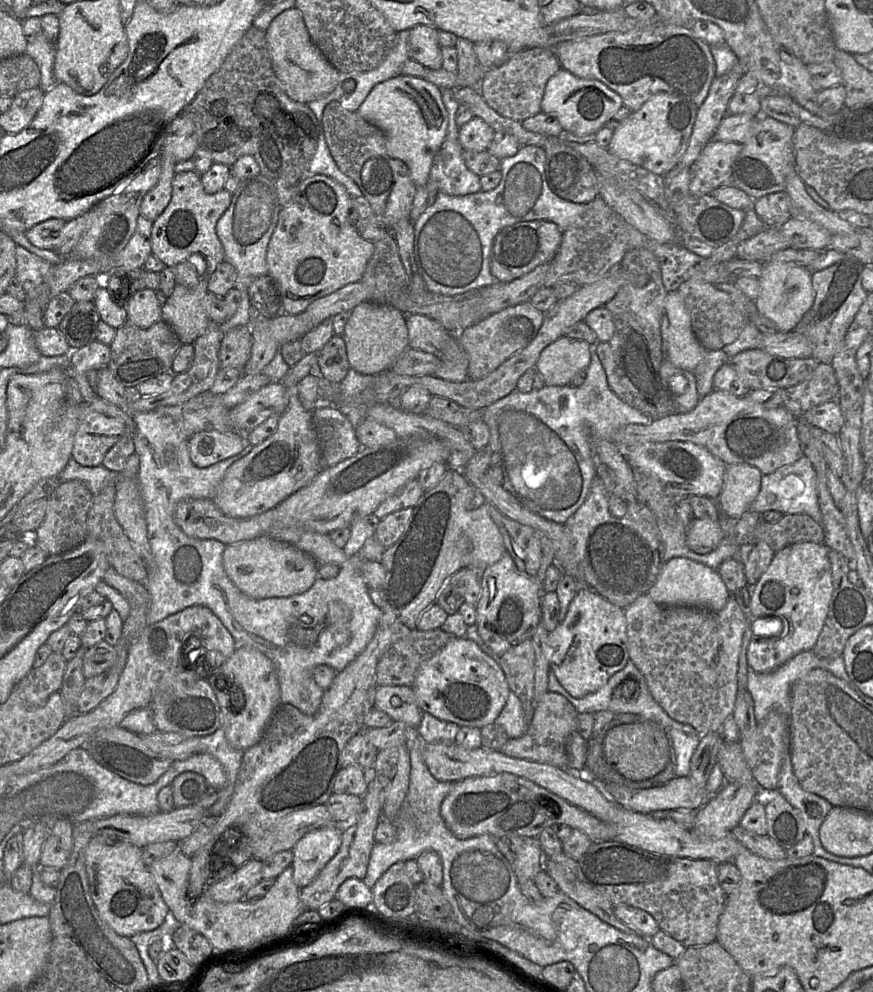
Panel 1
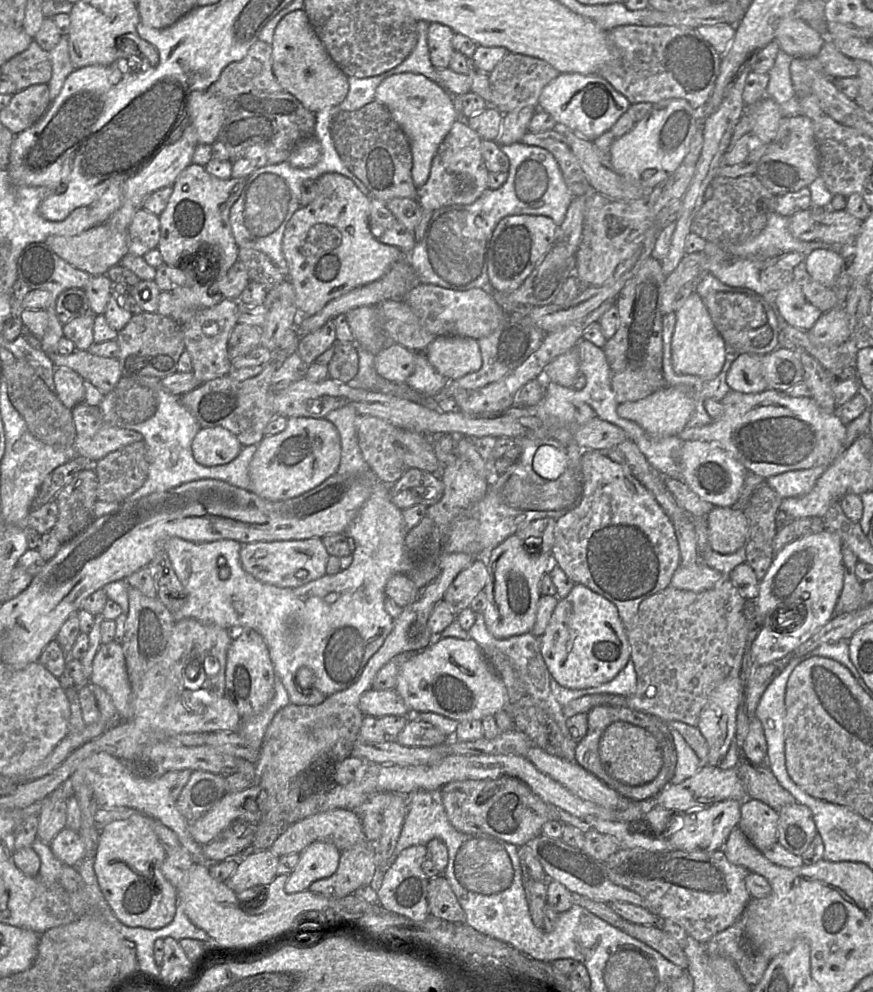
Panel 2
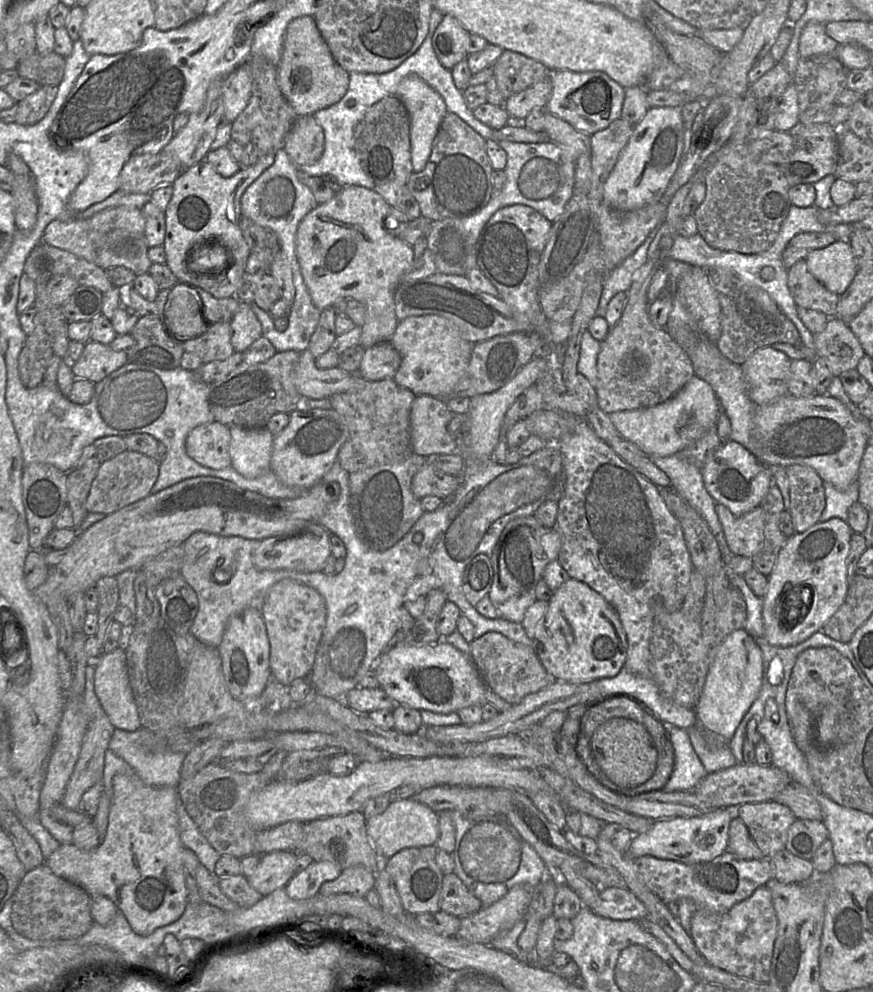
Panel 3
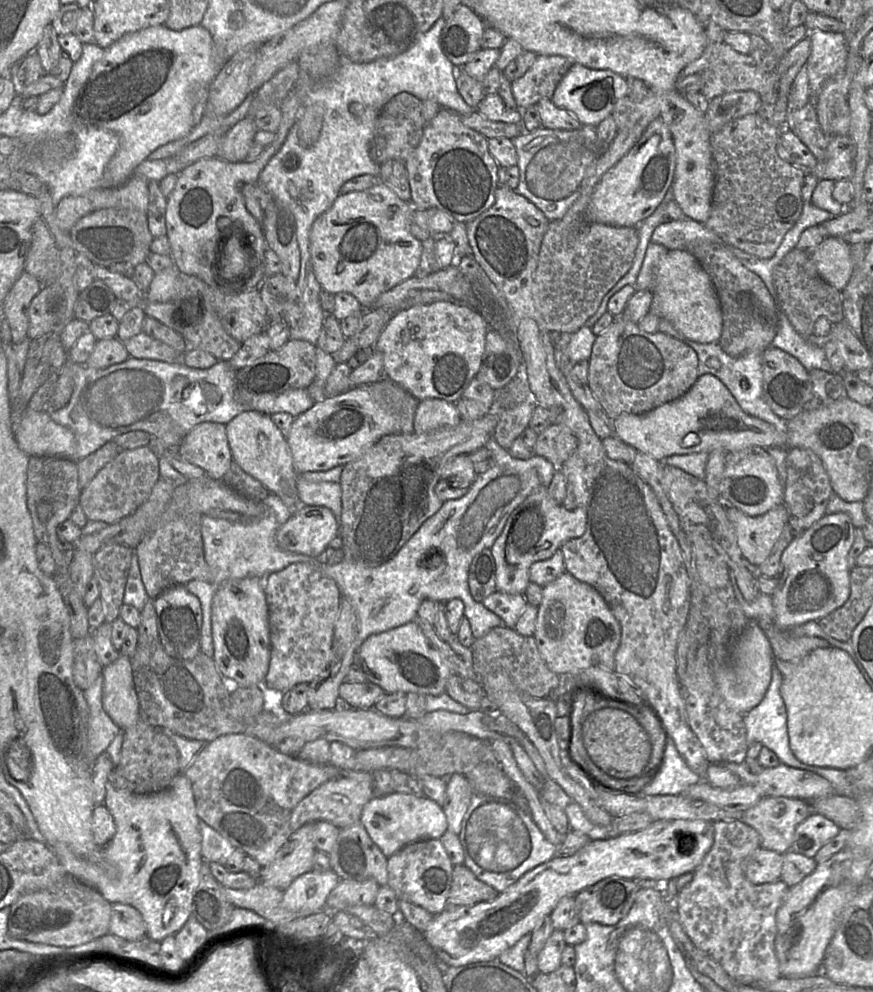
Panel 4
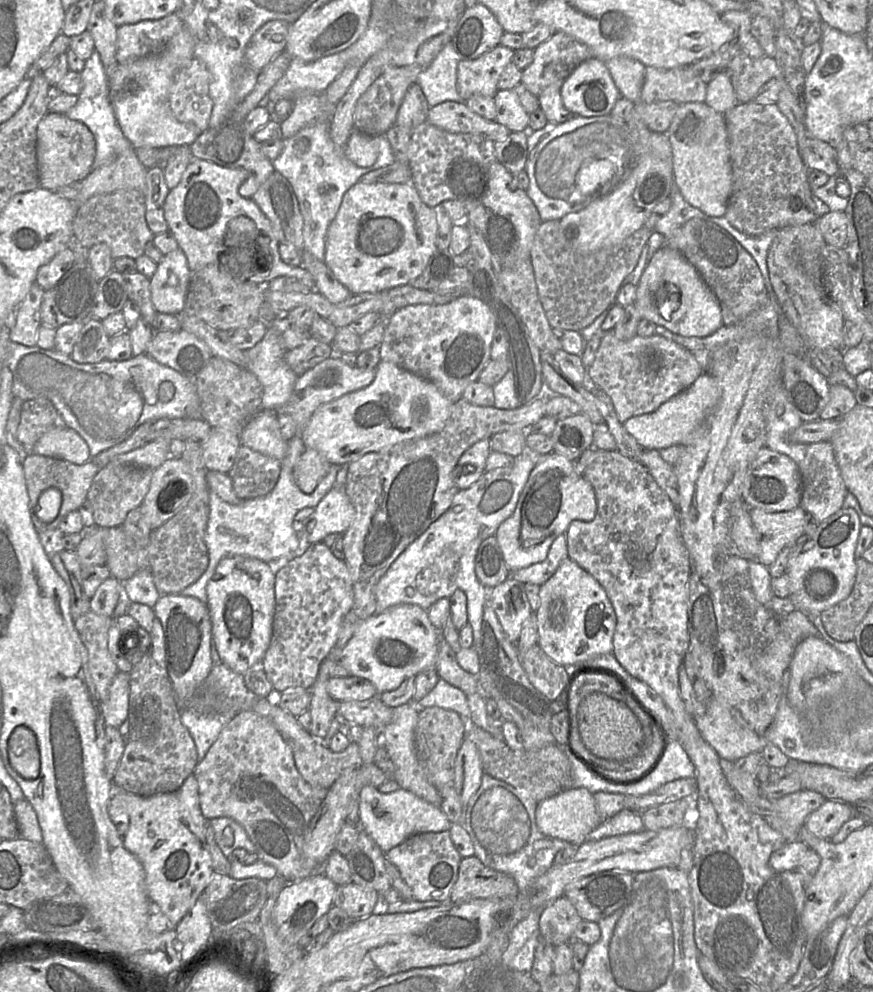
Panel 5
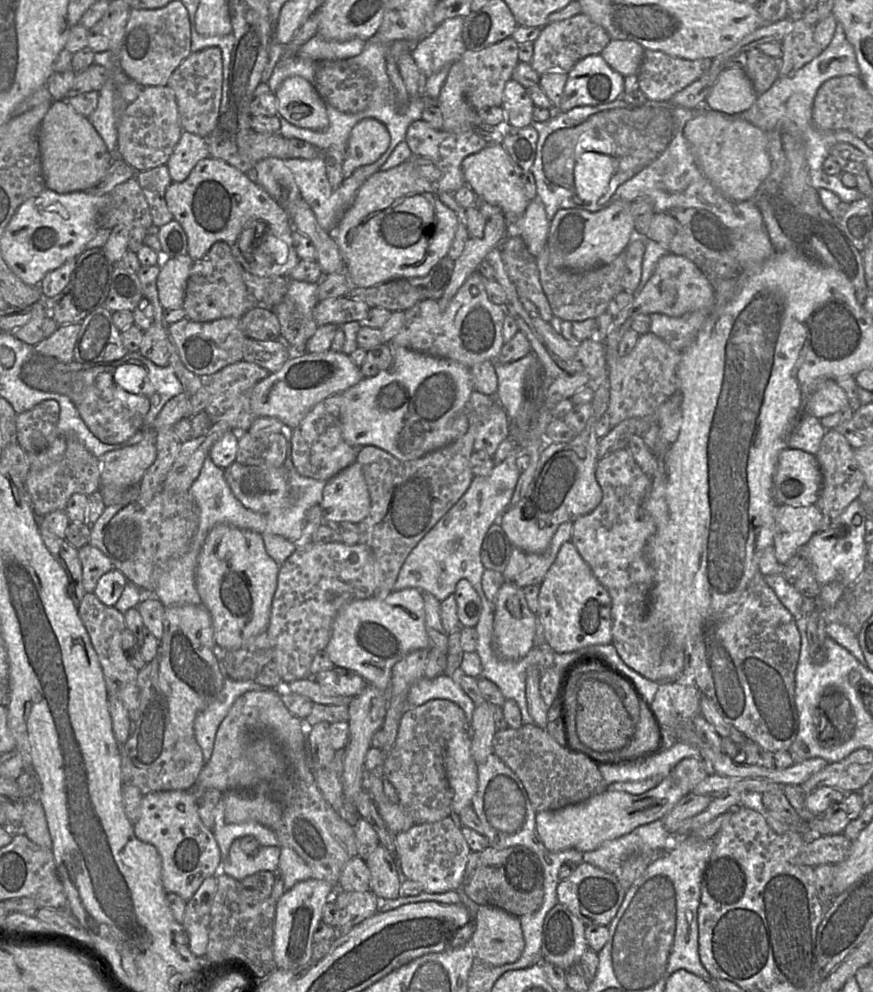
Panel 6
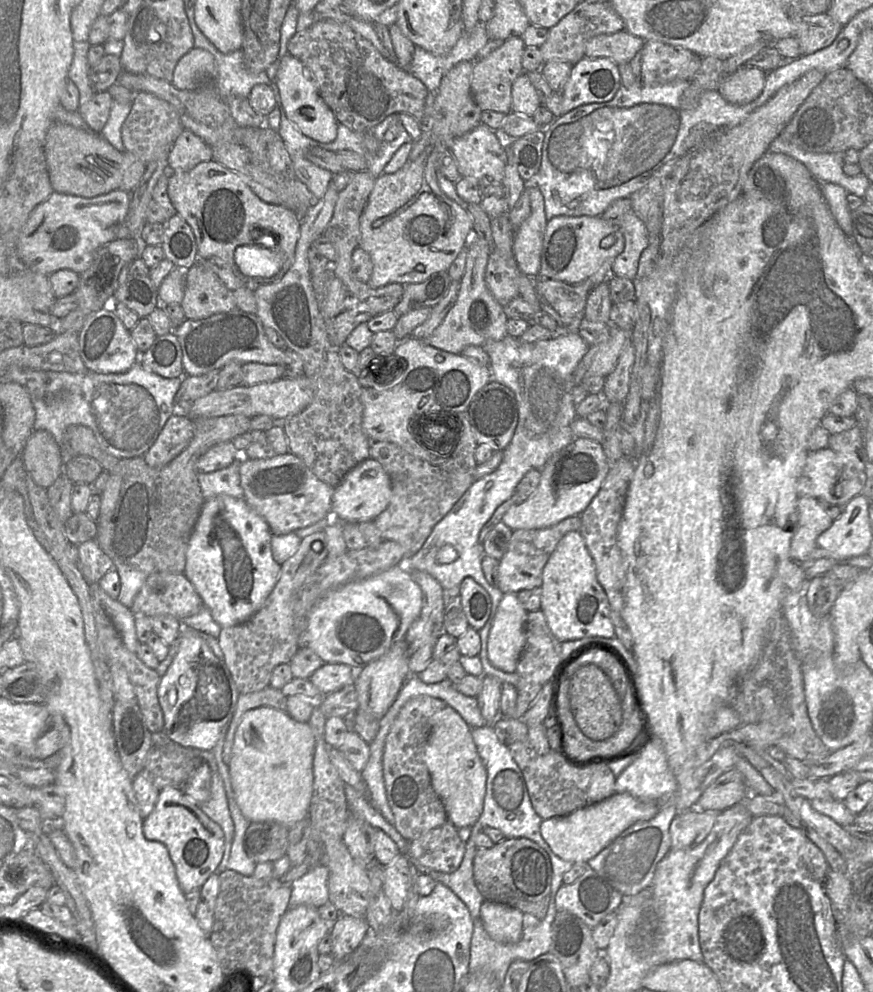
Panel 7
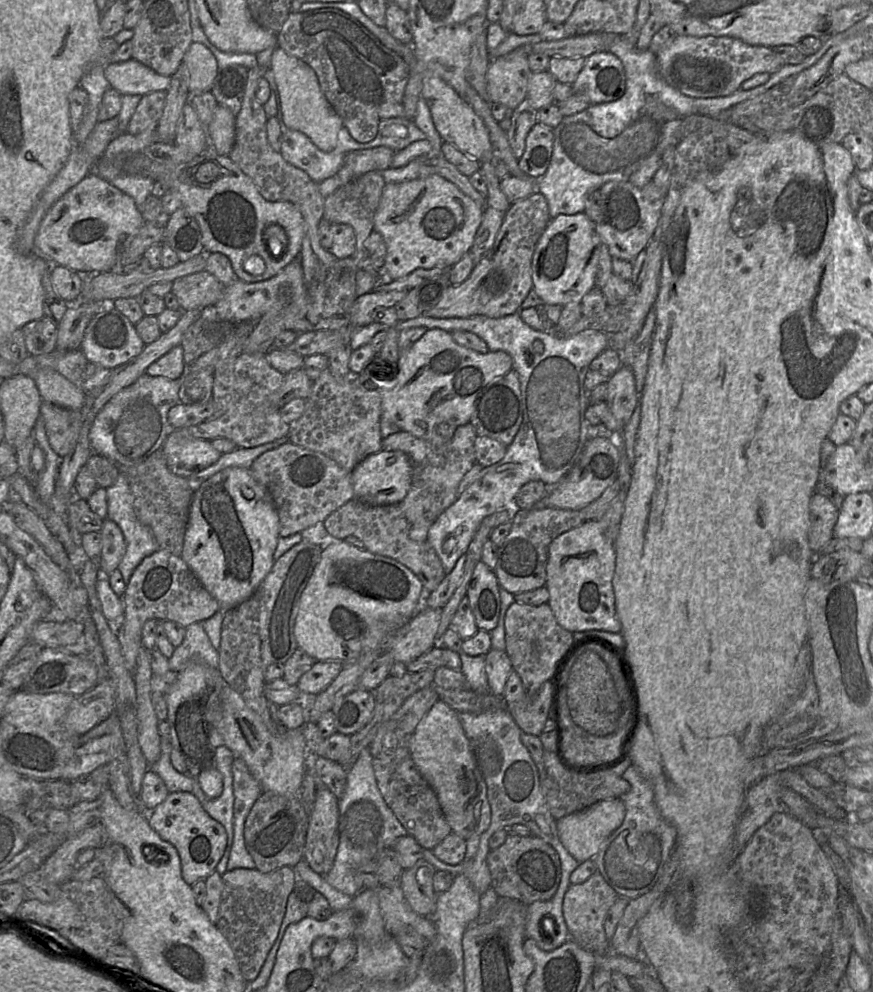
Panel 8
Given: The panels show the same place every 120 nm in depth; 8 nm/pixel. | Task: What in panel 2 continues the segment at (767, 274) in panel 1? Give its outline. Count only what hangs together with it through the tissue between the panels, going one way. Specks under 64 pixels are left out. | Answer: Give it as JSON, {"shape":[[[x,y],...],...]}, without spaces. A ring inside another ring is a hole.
{"shape":[[[793,279],[776,292],[775,303],[785,321],[800,330],[810,330],[822,315],[805,298],[801,287]]]}

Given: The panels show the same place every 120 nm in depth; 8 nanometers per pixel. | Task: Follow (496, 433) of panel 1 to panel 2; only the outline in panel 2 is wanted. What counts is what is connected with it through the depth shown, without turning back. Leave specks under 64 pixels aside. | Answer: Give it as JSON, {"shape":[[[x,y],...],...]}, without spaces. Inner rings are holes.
{"shape":[[[585,339],[576,344],[576,349],[580,359],[579,374],[586,377],[585,386],[573,389],[549,382],[543,398],[534,405],[538,415],[548,426],[548,433],[543,436],[515,438],[520,447],[519,456],[502,474],[489,475],[485,495],[455,518],[443,544],[444,553],[484,557],[529,522],[544,517],[558,519],[579,504],[584,486],[581,468],[584,449],[577,444],[569,429],[570,423],[574,421],[575,404],[578,402],[591,406],[597,417],[621,427],[661,475],[683,482],[681,449],[685,441],[678,436],[652,436],[637,423],[620,417],[616,411],[619,403],[611,385],[612,371],[603,349]]]}

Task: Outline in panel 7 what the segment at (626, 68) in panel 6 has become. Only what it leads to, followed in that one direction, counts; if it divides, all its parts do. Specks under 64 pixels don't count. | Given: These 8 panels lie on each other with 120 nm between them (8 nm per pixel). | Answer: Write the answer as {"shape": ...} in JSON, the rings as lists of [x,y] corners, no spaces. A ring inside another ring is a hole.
{"shape":[[[622,30],[613,34],[601,34],[591,38],[585,47],[585,57],[606,57],[617,65],[630,63],[645,41]]]}

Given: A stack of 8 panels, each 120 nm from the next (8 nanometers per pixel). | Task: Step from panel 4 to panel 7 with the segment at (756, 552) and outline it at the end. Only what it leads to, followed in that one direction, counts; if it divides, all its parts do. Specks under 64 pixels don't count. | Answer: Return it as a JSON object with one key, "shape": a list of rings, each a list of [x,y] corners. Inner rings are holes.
{"shape":[[[809,496],[797,500],[798,527],[790,543],[790,559],[799,562],[805,559],[816,547],[818,536],[828,529],[833,520],[821,502]]]}

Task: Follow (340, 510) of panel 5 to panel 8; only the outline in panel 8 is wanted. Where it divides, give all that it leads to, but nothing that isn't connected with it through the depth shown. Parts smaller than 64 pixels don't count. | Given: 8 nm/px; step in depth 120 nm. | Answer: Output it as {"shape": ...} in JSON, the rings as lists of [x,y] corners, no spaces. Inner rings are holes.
{"shape":[[[380,451],[367,456],[351,471],[354,498],[370,505],[398,504],[407,495],[412,477],[409,457],[401,451]]]}

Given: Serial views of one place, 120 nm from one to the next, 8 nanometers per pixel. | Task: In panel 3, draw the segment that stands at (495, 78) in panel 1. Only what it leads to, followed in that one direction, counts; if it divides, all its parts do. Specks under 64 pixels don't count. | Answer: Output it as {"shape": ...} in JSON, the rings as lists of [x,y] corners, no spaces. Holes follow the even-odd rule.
{"shape":[[[504,50],[493,63],[493,78],[506,100],[545,79],[551,72],[541,62],[509,50]]]}

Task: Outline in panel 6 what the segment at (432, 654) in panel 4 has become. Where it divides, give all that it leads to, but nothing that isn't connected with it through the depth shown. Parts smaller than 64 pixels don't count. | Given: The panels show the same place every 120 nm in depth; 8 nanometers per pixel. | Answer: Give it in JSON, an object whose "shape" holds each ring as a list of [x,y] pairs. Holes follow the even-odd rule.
{"shape":[[[405,588],[399,591],[392,590],[385,596],[374,595],[345,604],[334,619],[331,638],[325,652],[335,666],[355,671],[367,683],[381,690],[389,690],[393,666],[414,650],[430,648],[431,640],[425,628],[425,605],[422,592],[417,588]]]}

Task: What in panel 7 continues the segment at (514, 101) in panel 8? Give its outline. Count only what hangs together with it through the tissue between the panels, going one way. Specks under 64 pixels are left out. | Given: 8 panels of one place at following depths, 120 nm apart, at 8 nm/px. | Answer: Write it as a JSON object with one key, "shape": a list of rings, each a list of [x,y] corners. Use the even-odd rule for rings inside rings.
{"shape":[[[510,37],[486,57],[474,60],[470,87],[472,97],[480,110],[492,110],[504,114],[511,112],[512,85],[518,75],[524,71],[521,61],[525,47],[521,37]]]}

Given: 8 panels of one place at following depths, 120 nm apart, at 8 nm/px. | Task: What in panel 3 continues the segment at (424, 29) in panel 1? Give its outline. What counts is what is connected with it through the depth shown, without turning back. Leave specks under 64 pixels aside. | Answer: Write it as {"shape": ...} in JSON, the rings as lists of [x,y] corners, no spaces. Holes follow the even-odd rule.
{"shape":[[[446,14],[432,37],[432,46],[439,62],[451,70],[461,60],[467,58],[469,33],[453,16]]]}

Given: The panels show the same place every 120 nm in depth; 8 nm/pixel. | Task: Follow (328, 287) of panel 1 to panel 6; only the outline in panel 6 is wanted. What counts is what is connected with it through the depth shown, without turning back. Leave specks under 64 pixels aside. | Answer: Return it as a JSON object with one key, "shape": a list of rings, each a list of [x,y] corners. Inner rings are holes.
{"shape":[[[406,160],[365,180],[336,226],[334,240],[352,287],[369,288],[392,280],[426,276],[433,266],[448,255],[461,222],[461,216],[441,202],[434,184],[421,177],[412,163]]]}

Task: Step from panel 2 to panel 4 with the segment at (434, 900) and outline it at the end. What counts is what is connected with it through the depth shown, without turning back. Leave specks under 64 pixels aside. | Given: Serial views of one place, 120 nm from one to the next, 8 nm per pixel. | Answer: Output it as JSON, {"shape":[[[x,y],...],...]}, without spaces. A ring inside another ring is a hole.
{"shape":[[[455,865],[447,904],[449,906],[471,906],[490,901],[500,893],[490,885],[479,880],[465,865]]]}

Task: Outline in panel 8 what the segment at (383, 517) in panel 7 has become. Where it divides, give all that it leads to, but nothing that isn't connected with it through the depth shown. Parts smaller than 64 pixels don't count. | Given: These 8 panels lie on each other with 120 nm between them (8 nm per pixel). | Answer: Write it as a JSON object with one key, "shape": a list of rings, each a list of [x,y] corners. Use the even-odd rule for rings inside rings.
{"shape":[[[469,422],[459,426],[453,437],[442,445],[434,445],[403,431],[398,431],[383,438],[383,450],[401,451],[411,461],[412,477],[410,488],[407,495],[398,503],[411,527],[419,520],[425,520],[430,523],[429,531],[439,515],[456,501],[459,496],[457,488],[461,479],[476,463],[476,437],[476,431]]]}

